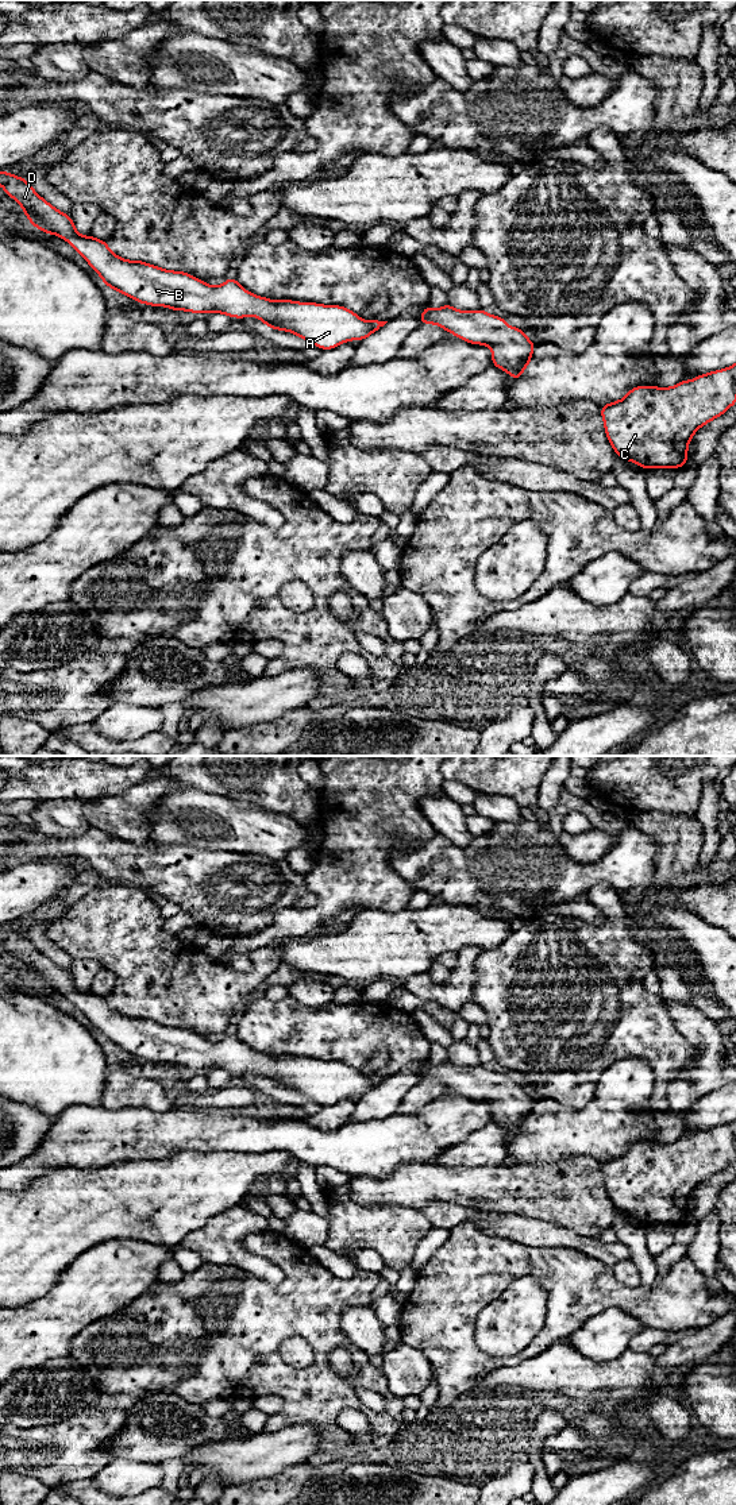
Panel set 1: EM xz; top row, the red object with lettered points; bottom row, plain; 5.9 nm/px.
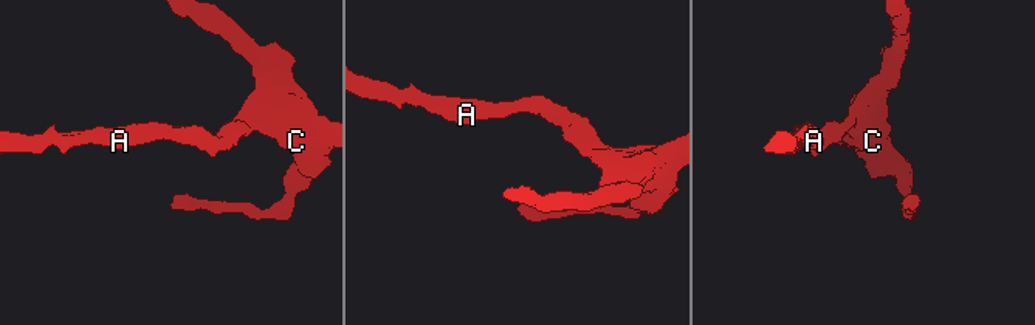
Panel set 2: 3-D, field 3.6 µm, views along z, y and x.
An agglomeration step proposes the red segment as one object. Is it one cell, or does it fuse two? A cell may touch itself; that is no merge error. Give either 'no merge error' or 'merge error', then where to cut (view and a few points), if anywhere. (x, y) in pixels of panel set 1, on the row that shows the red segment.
no merge error | no cut

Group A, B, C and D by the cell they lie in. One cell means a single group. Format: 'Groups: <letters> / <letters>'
Groups: A B C D

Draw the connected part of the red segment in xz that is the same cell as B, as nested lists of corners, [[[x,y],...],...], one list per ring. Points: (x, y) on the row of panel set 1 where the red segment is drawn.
[[[0,171],[0,186],[15,198],[28,221],[41,231],[66,240],[90,265],[103,282],[127,297],[151,306],[167,306],[190,313],[224,313],[243,319],[254,316],[273,329],[296,333],[321,350],[332,350],[348,340],[363,340],[388,321],[362,320],[339,305],[273,301],[243,289],[234,277],[220,286],[209,286],[185,271],[163,270],[142,261],[115,255],[108,243],[81,236],[70,216],[43,200],[23,177]]]

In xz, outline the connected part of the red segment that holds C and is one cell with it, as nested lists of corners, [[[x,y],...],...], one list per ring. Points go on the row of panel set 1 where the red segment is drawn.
[[[736,363],[728,368],[698,375],[693,381],[682,379],[673,387],[636,386],[623,400],[602,405],[601,417],[606,437],[619,458],[633,462],[646,470],[656,467],[677,470],[687,463],[687,448],[693,435],[735,404]]]

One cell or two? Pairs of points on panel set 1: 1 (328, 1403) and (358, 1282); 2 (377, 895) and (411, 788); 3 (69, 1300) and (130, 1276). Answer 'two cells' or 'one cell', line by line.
1: one cell
2: one cell
3: one cell

